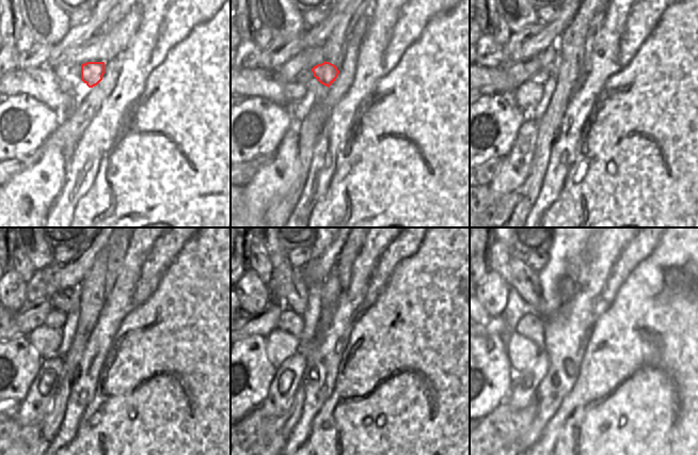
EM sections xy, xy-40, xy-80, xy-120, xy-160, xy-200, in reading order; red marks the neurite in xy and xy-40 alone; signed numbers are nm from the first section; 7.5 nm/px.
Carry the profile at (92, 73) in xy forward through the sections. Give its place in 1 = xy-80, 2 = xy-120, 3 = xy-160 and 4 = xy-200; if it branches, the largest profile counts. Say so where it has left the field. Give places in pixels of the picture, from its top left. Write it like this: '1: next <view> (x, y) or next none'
1: next xy-80 (549, 59)
2: next xy-120 (63, 301)
3: next xy-160 (286, 284)
4: next xy-200 (521, 277)

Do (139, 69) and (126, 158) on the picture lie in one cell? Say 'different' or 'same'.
different

